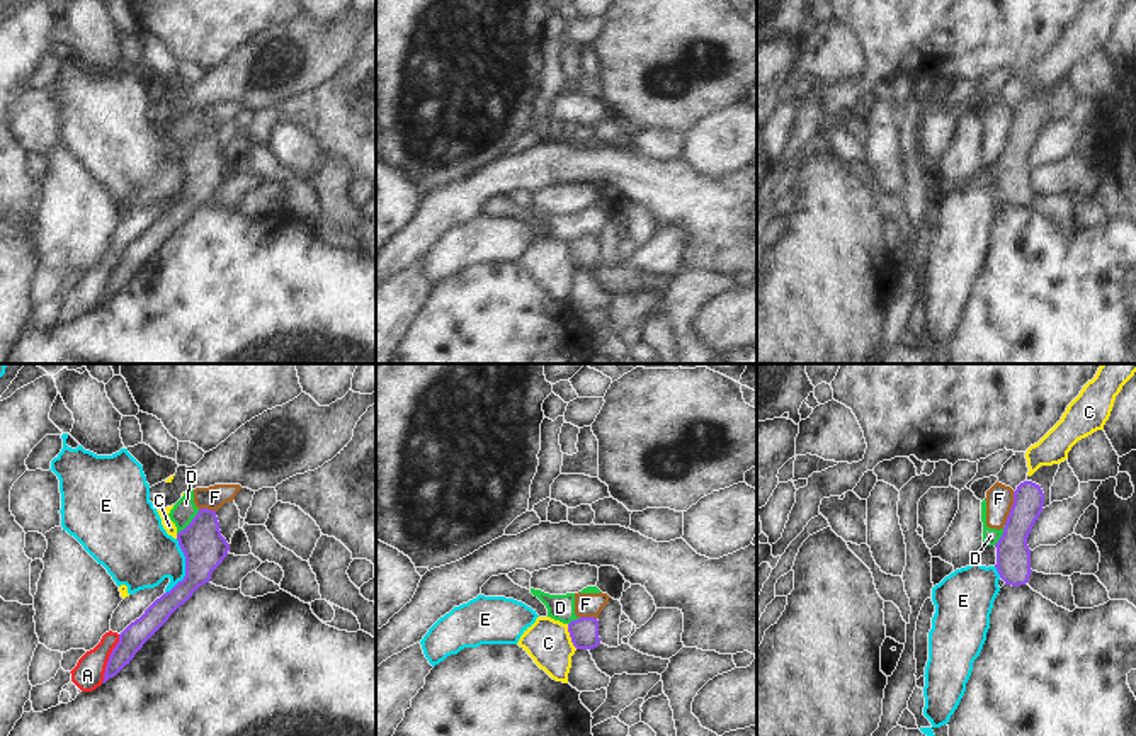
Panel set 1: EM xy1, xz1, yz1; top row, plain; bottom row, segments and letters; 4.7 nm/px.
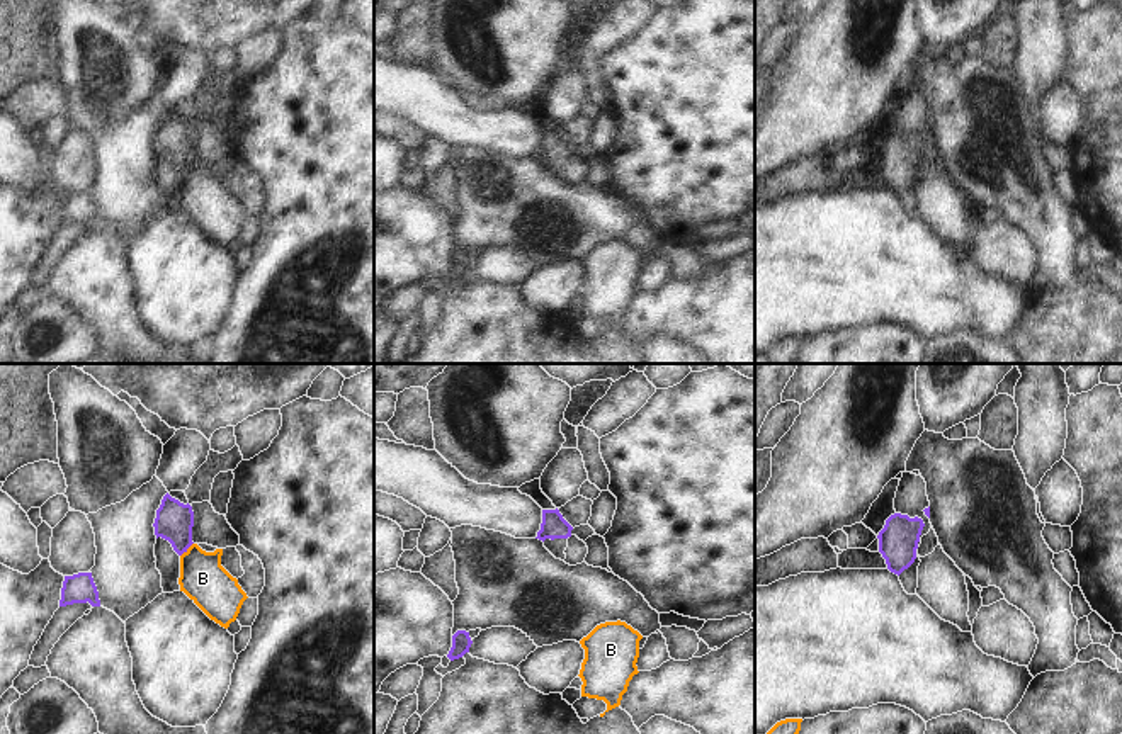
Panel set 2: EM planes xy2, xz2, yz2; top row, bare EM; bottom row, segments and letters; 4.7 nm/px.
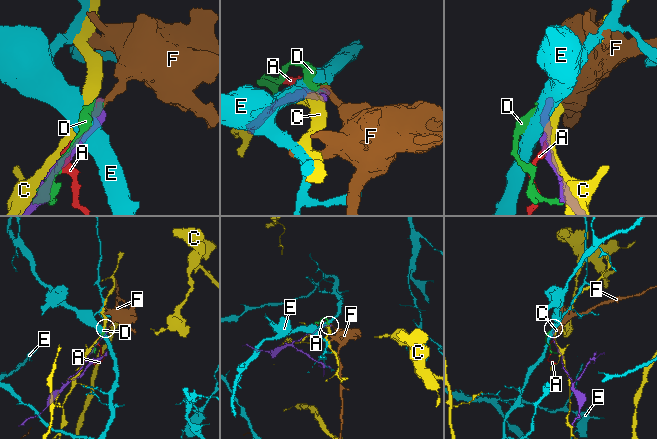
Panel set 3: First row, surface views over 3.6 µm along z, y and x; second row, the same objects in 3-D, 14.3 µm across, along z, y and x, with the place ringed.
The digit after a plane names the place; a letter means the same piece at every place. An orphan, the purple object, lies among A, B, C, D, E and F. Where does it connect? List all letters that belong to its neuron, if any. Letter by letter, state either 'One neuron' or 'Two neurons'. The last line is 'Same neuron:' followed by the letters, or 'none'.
A: Two neurons
B: Two neurons
C: Two neurons
D: Two neurons
E: Two neurons
F: Two neurons
Same neuron: none

